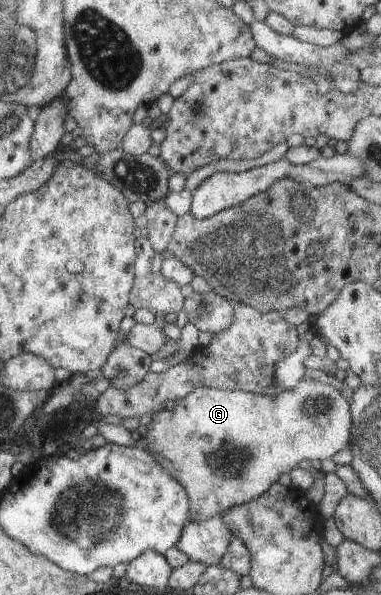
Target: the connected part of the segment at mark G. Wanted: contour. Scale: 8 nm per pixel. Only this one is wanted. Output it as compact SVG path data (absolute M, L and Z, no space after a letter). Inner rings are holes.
M304 377L299 383L290 390L277 391L274 396L263 394L254 394L244 392L243 390L222 390L219 388L197 388L188 393L184 398L176 399L175 409L159 410L156 414L149 416L144 422L147 427L147 433L143 438L143 444L146 450L153 456L154 460L166 469L166 472L177 480L177 483L183 487L188 495L190 510L188 511L187 520L189 522L200 522L210 520L212 517L223 517L230 509L252 502L261 497L273 484L278 483L278 477L283 473L289 473L291 469L299 467L297 463L307 459L307 461L322 461L329 459L337 452L345 451L344 449L350 445L351 437L351 410L350 405L339 390L335 389L331 384L321 382L313 378Z

